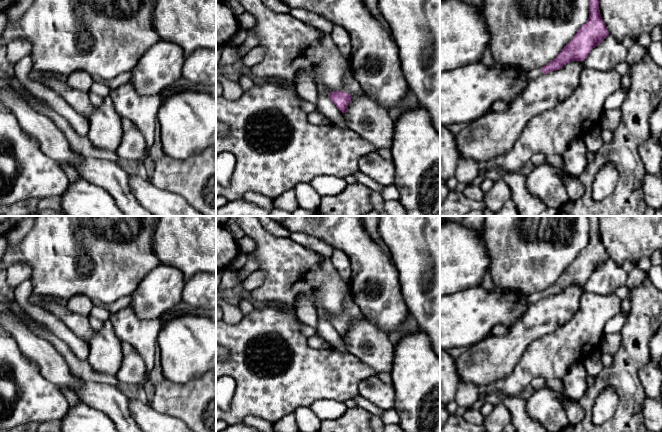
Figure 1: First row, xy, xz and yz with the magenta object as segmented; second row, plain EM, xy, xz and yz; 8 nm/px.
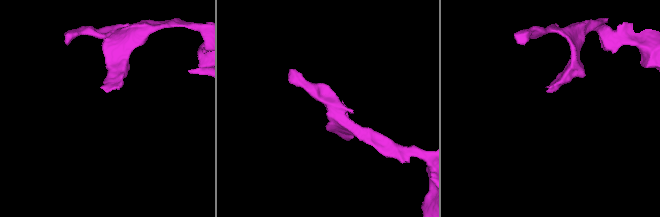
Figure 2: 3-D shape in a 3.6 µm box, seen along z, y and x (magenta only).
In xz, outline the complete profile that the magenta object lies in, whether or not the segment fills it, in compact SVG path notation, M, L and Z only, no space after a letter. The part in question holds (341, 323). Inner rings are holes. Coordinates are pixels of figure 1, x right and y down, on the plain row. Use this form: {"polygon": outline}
{"polygon": "M351 294L347 295L344 298L343 307L343 313L341 315L331 316L329 318L329 323L342 337L346 337L352 320L362 317L363 314L361 313L359 307L353 301Z"}

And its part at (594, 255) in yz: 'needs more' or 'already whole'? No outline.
needs more

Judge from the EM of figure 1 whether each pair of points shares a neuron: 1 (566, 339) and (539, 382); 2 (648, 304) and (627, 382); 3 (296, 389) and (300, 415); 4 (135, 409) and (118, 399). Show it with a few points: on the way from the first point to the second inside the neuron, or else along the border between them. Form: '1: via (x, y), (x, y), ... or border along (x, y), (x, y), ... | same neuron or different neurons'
1: border along (546, 379), (535, 377), (529, 384) | different neurons
2: via (642, 323), (631, 340), (630, 363) | same neuron
3: border along (308, 406), (299, 406), (292, 412) | different neurons
4: border along (129, 399), (129, 411), (136, 421) | different neurons

